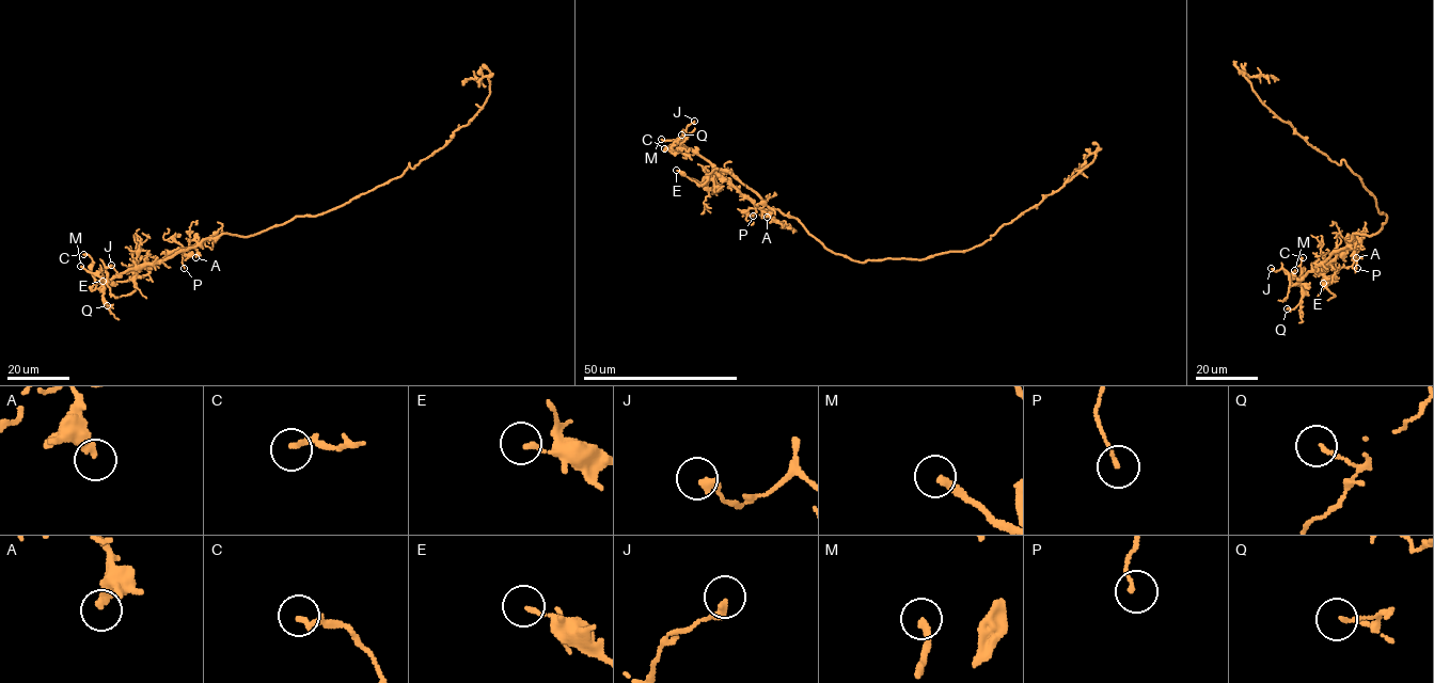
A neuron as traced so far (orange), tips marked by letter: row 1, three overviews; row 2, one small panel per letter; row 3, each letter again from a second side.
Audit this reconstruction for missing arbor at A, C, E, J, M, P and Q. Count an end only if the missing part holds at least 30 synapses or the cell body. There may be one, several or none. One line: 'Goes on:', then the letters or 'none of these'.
Goes on: M

